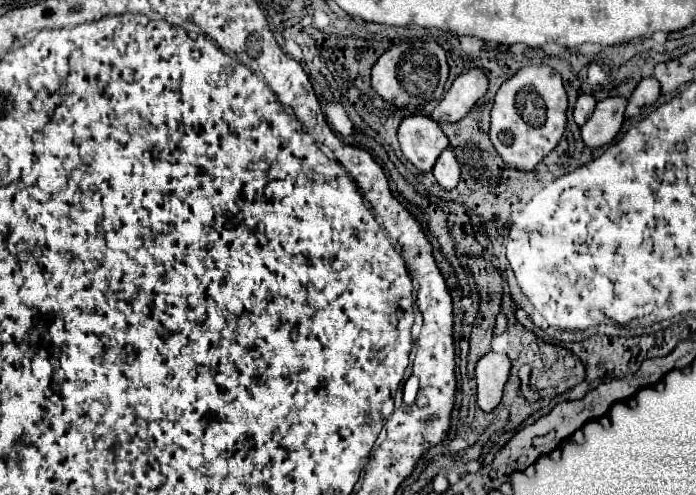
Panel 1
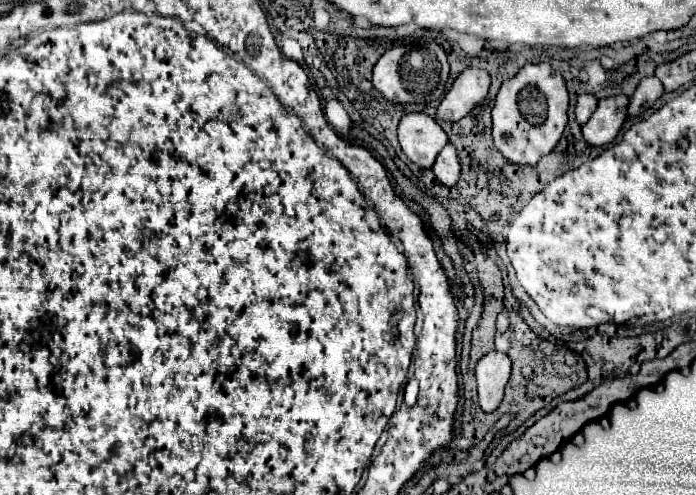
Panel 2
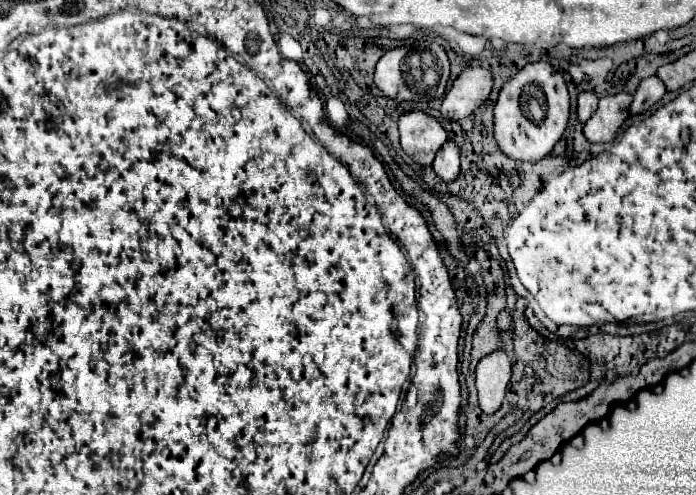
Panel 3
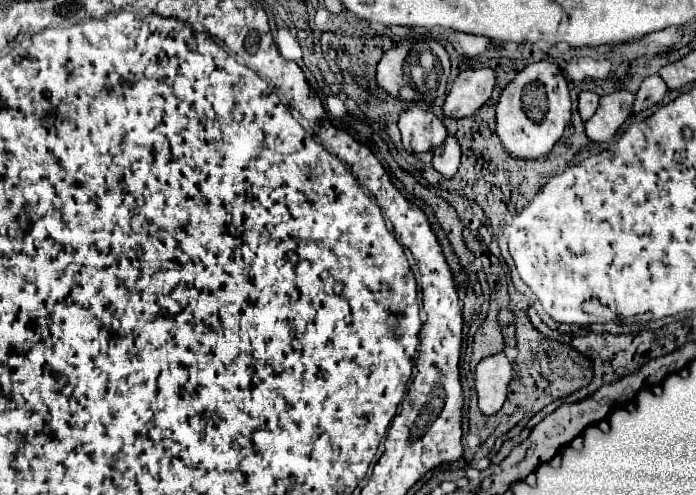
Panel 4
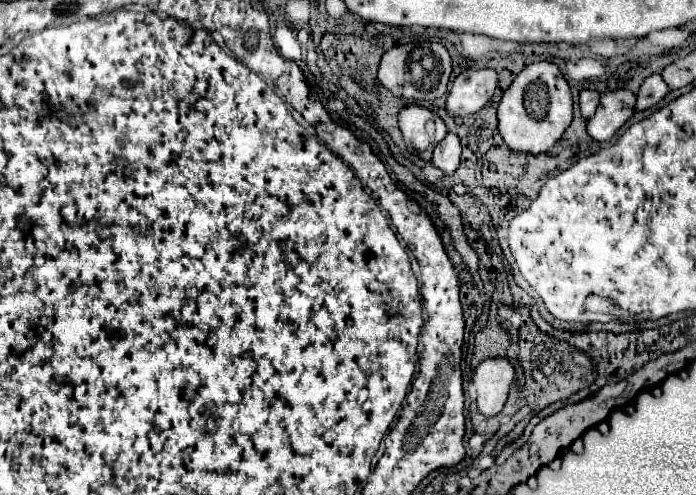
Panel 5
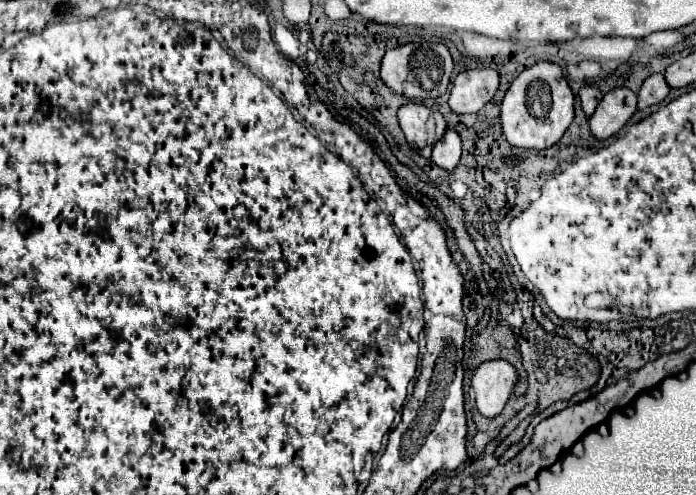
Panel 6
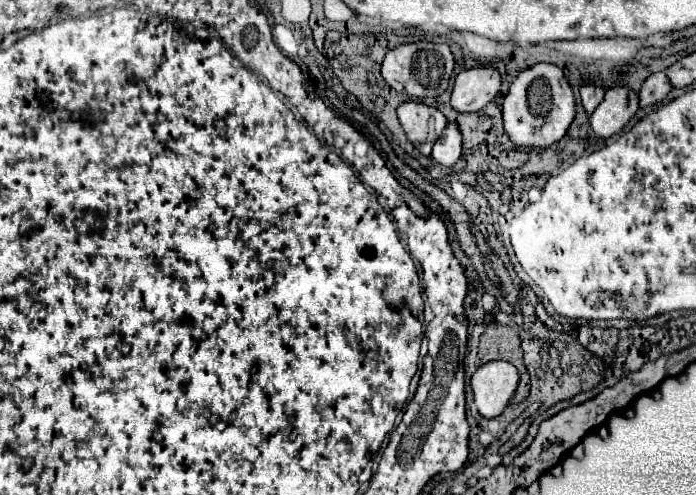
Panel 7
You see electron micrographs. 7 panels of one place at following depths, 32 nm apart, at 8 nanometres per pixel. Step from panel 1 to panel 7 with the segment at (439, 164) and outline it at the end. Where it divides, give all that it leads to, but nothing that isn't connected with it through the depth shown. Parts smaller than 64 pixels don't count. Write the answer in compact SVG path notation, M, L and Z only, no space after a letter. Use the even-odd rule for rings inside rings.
M448 122L446 124L446 130L442 132L442 136L436 140L434 148L432 148L432 158L438 162L438 164L444 164L444 166L452 166L458 162L462 154L462 136L460 136L460 130L454 122Z

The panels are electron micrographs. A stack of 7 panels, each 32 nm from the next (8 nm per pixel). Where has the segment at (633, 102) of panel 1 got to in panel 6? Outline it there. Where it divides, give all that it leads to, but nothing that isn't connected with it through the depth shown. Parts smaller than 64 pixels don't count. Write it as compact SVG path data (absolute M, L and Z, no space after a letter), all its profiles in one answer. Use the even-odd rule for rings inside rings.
M664 74L648 76L638 92L638 108L646 108L646 106L662 102L668 92L670 92L670 86L668 86Z

